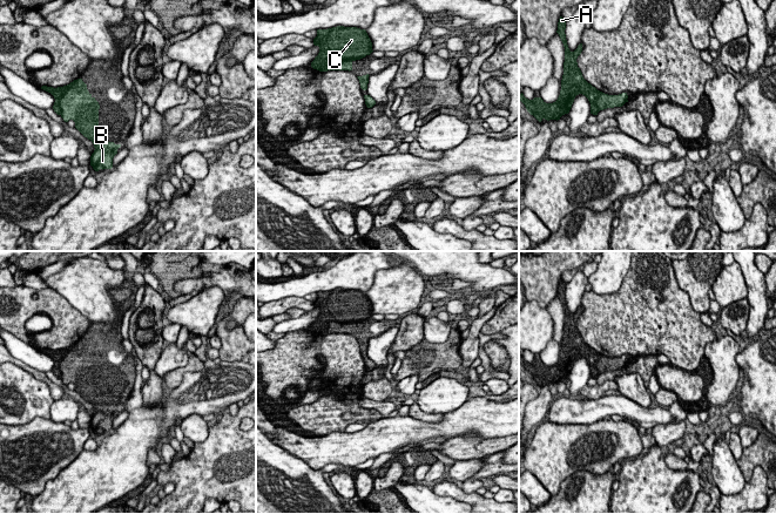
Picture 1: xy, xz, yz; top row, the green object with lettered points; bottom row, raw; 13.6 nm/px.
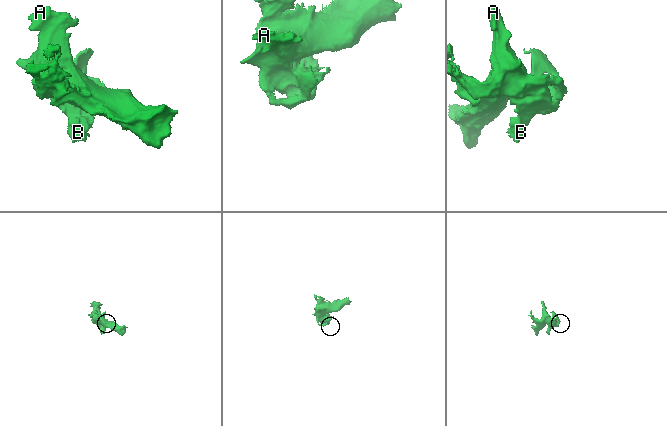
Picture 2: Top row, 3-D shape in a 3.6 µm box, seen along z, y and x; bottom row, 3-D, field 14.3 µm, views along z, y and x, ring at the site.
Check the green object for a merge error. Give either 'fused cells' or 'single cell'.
fused cells

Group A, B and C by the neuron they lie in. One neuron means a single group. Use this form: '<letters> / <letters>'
A C / B

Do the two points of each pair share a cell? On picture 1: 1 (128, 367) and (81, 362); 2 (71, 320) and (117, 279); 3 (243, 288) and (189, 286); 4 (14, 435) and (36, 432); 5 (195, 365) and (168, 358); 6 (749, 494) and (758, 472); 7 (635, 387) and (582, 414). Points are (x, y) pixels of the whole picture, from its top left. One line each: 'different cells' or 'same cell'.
1: same cell
2: different cells
3: same cell
4: same cell
5: different cells
6: same cell
7: different cells

